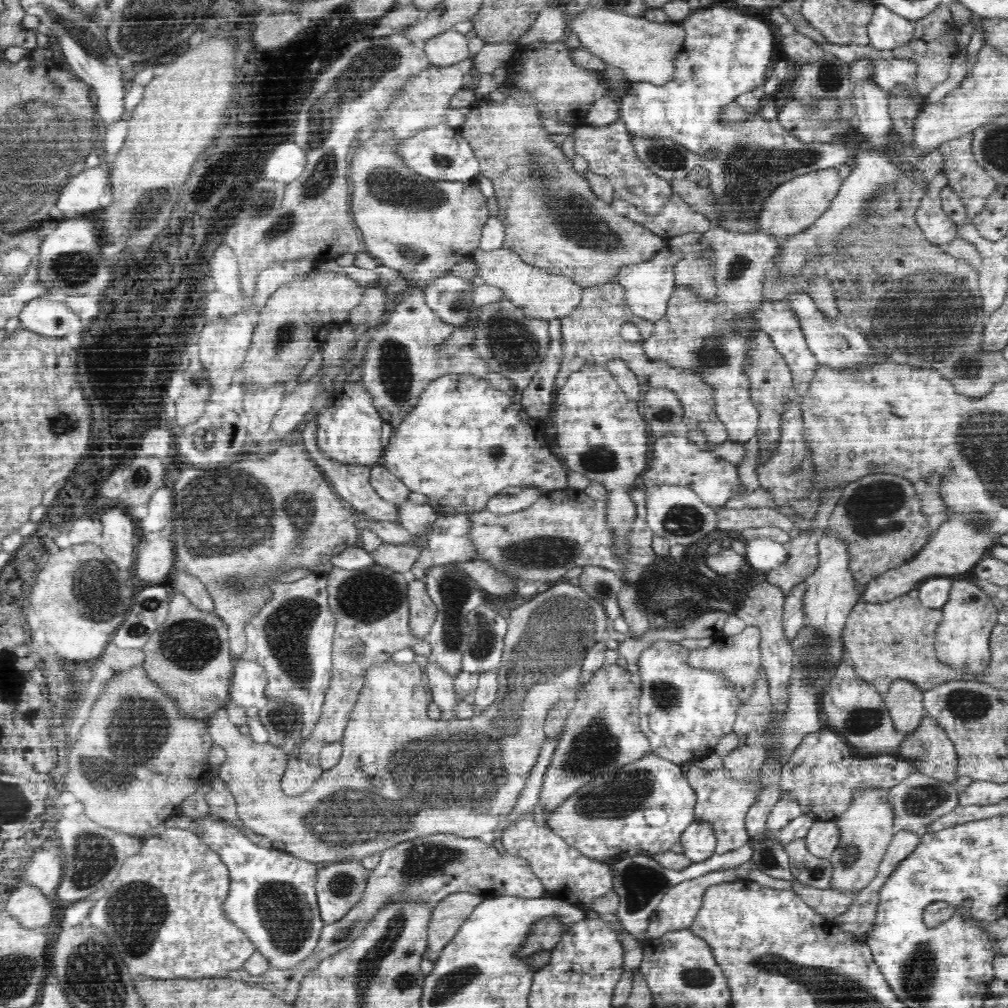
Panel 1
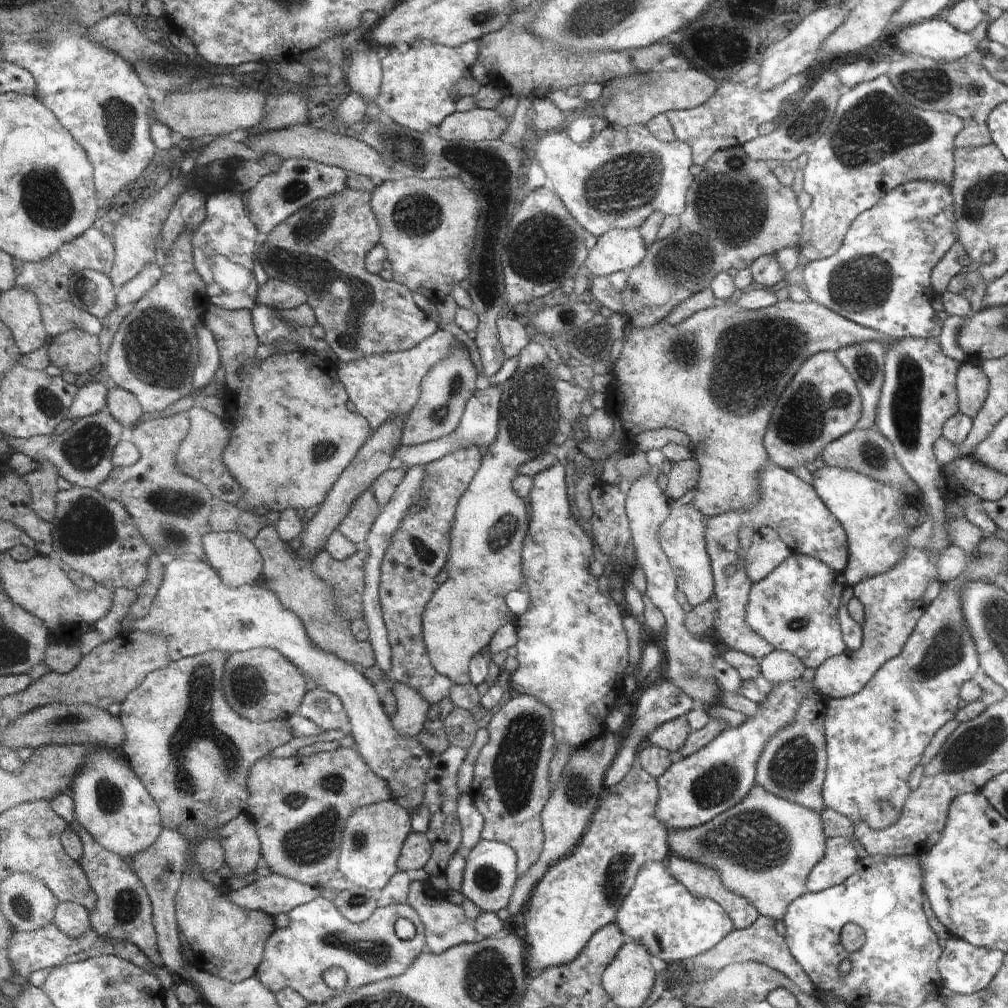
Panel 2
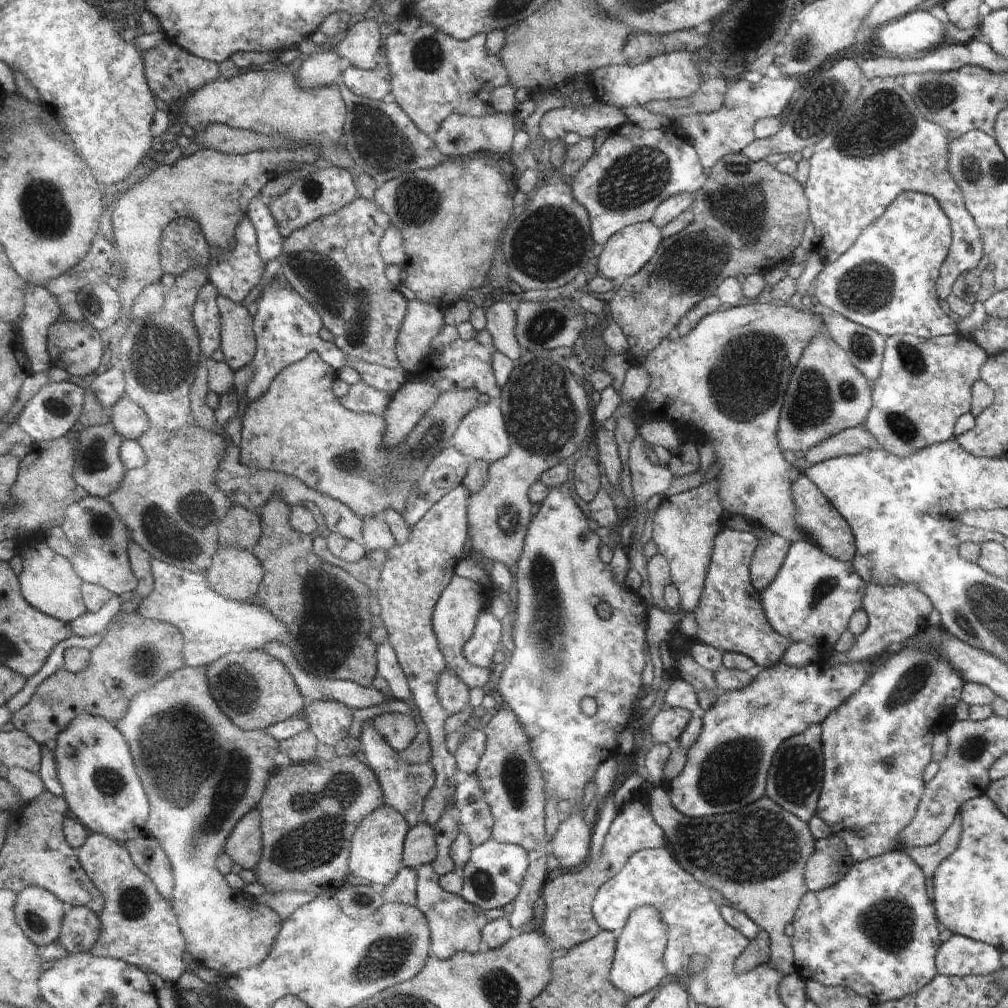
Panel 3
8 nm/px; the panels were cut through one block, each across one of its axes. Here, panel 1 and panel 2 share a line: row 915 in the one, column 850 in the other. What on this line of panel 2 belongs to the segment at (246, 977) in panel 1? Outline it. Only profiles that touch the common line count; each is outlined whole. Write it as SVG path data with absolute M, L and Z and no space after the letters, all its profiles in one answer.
M878 340L850 344L840 348L837 358L853 375L862 398L862 420L876 425L880 410L881 390L884 386L886 348Z

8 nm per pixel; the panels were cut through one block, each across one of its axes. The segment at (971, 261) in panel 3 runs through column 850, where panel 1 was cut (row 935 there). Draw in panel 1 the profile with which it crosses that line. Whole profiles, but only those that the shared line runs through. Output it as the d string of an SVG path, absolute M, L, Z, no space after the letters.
M167 828L162 835L145 840L141 850L124 862L120 874L105 888L102 900L94 902L86 922L112 938L112 945L133 974L160 980L225 977L228 971L240 968L256 952L255 943L223 910L222 902L230 886L227 866L196 832Z

